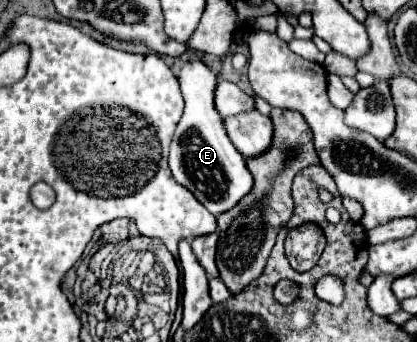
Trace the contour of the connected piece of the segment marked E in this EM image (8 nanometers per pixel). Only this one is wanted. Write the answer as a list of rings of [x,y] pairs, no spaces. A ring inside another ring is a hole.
[[[190,60],[181,68],[177,78],[185,98],[185,110],[173,134],[169,168],[181,186],[191,190],[211,214],[219,216],[235,208],[239,200],[251,192],[253,176],[247,170],[245,158],[231,144],[221,114],[215,110],[215,90],[211,86],[217,76],[201,60]],[[193,70],[195,76],[191,76]],[[209,90],[213,90],[213,94]]]

